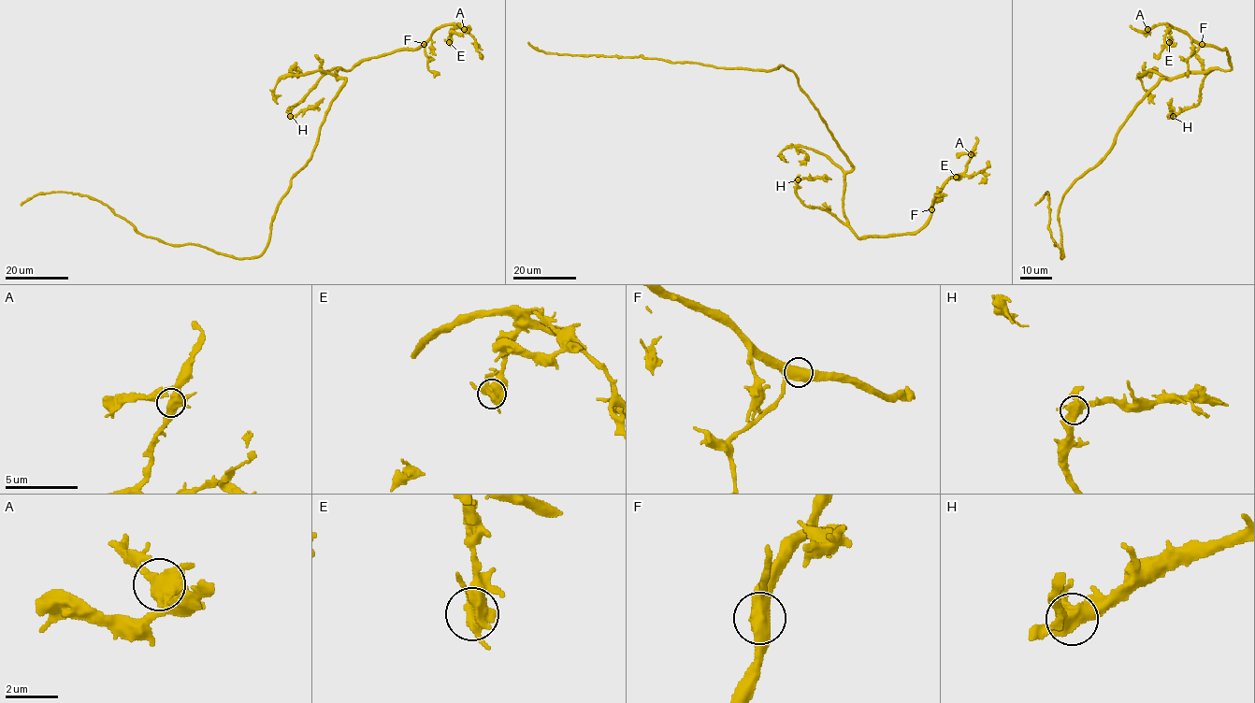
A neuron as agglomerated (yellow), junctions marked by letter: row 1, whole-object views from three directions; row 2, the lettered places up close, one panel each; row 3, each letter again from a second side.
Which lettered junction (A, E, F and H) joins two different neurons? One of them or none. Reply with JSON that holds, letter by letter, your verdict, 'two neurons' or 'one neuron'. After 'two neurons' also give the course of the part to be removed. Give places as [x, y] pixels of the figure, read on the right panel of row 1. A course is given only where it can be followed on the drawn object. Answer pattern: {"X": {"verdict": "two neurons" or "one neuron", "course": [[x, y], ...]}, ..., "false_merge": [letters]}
{"A": {"verdict": "one neuron"}, "E": {"verdict": "one neuron"}, "F": {"verdict": "one neuron"}, "H": {"verdict": "one neuron"}, "false_merge": []}

